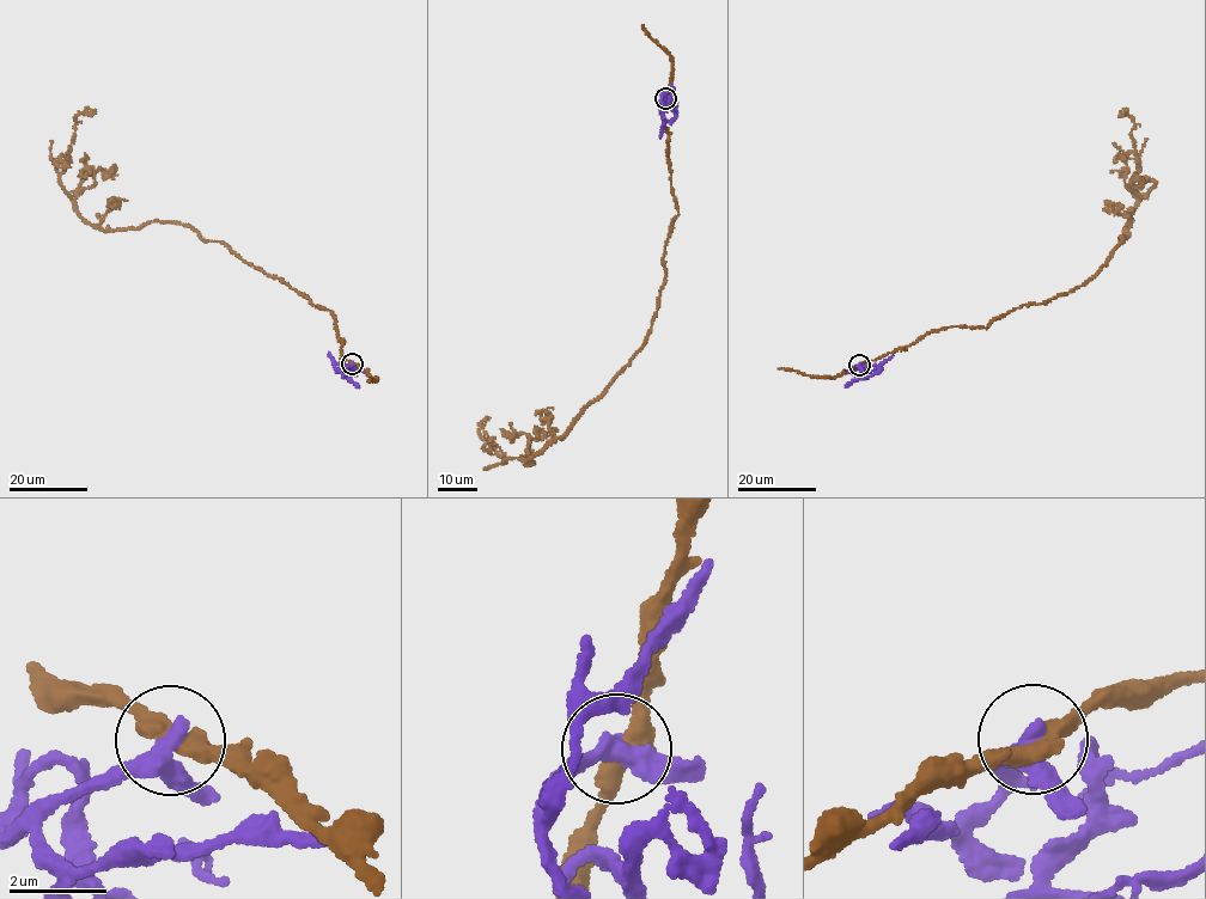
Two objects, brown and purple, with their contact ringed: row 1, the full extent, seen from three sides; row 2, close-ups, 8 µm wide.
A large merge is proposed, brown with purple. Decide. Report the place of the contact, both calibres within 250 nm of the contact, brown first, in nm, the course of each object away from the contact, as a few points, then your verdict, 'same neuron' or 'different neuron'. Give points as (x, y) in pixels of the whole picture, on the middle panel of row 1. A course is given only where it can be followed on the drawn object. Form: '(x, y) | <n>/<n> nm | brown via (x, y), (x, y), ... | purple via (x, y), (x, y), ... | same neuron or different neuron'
(665, 98) | 400/360 nm | brown via (665, 99), (677, 215), (645, 343), (529, 458), (504, 463), (480, 435), (489, 419) | purple via (665, 99), (661, 101), (659, 108), (669, 121), (676, 115), (677, 102) | different neuron

